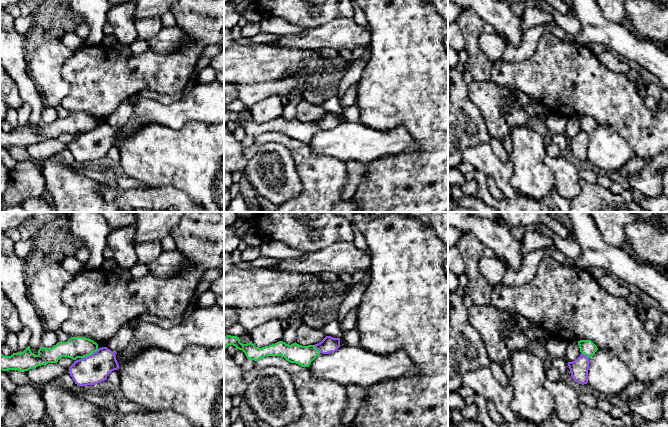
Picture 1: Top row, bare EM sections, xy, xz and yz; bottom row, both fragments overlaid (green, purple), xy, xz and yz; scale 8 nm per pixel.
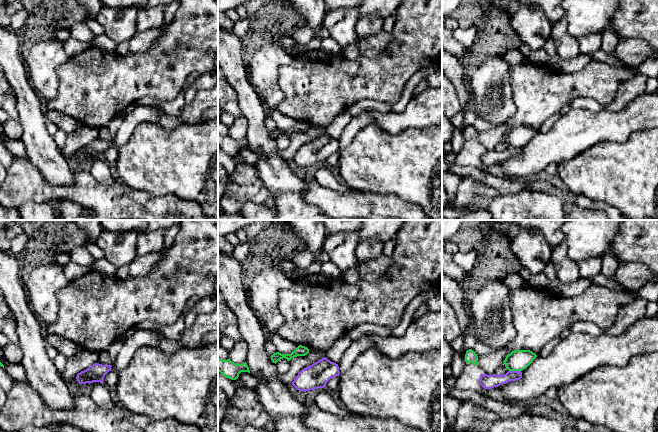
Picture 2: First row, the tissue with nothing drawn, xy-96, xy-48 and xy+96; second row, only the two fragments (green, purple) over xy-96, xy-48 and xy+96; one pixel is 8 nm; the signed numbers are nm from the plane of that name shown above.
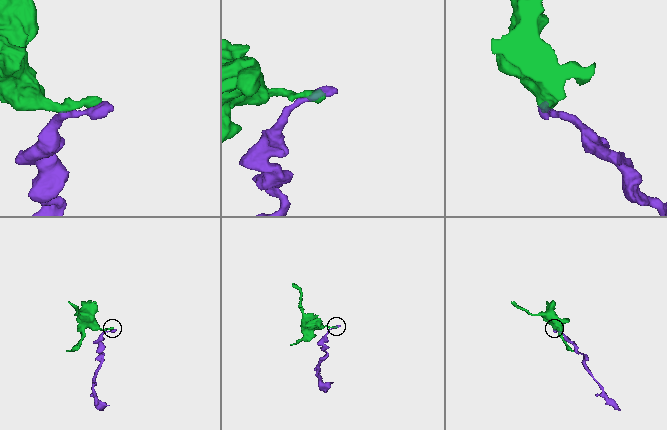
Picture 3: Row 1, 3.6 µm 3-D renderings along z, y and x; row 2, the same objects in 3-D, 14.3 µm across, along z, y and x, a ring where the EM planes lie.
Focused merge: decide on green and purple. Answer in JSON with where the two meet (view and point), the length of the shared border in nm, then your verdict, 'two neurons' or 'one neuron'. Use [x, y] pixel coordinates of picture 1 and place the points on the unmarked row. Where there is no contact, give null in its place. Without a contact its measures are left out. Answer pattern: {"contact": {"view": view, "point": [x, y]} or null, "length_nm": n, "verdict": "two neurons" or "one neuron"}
{"contact": {"view": "xy", "point": [89, 131]}, "length_nm": 160, "verdict": "two neurons"}

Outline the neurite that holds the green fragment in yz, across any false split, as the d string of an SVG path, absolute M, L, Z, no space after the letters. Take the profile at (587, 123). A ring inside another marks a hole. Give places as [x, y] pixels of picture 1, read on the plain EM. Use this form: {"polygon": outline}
{"polygon": "M591 116L578 117L580 128L590 134L598 126L597 122Z"}

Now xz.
{"polygon": "M224 112L224 125L233 121L236 125L242 126L247 135L258 137L266 132L282 132L290 139L296 139L302 143L309 143L311 138L320 130L314 121L302 122L296 118L289 121L283 117L265 122L256 123L252 117L242 120L237 112Z"}

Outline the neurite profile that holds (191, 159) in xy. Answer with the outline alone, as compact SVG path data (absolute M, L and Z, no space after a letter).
M192 121L179 130L160 124L148 124L118 146L118 165L126 177L138 180L147 187L173 186L185 192L205 212L224 212L224 122Z

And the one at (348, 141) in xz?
M343 122L329 130L320 129L309 141L313 153L370 163L385 155L414 150L419 144L413 141L407 128L399 124L385 131L371 128L361 122Z

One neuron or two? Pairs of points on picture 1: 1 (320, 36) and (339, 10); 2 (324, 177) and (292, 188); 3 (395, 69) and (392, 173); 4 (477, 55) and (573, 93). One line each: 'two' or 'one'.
1: two
2: two
3: one
4: two

